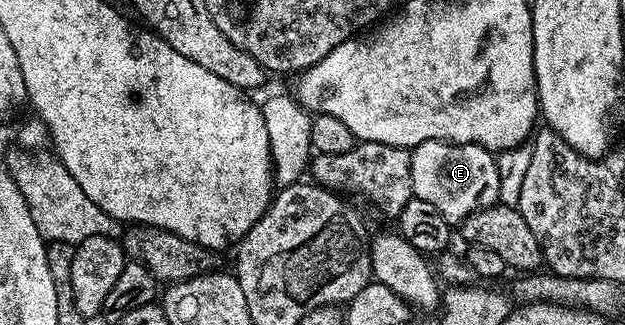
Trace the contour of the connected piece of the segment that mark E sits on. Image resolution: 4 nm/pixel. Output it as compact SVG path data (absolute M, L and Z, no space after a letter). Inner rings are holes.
M425 139L419 147L410 151L410 168L412 169L412 189L413 198L428 201L428 205L436 205L440 209L443 217L452 217L452 225L456 225L456 217L465 219L468 215L468 209L476 211L476 195L488 185L492 191L494 181L500 178L498 163L493 154L479 143L447 143L441 139Z

